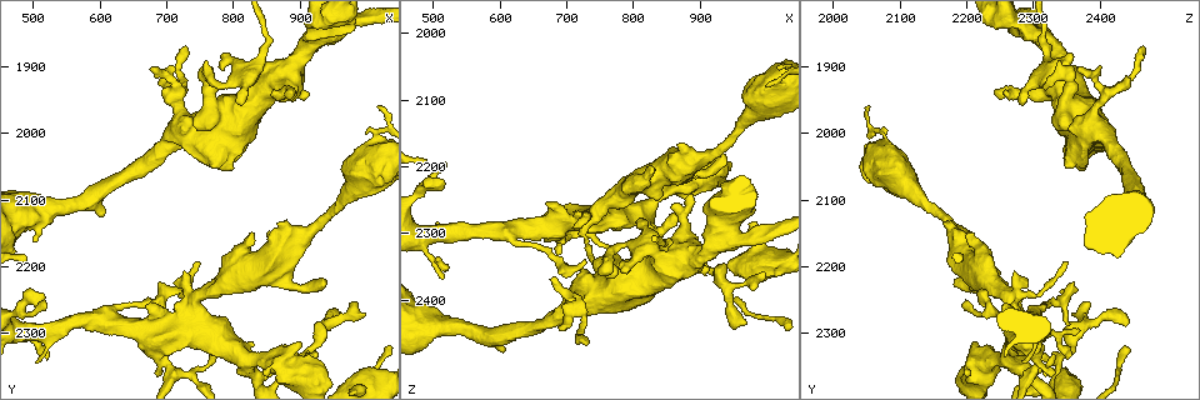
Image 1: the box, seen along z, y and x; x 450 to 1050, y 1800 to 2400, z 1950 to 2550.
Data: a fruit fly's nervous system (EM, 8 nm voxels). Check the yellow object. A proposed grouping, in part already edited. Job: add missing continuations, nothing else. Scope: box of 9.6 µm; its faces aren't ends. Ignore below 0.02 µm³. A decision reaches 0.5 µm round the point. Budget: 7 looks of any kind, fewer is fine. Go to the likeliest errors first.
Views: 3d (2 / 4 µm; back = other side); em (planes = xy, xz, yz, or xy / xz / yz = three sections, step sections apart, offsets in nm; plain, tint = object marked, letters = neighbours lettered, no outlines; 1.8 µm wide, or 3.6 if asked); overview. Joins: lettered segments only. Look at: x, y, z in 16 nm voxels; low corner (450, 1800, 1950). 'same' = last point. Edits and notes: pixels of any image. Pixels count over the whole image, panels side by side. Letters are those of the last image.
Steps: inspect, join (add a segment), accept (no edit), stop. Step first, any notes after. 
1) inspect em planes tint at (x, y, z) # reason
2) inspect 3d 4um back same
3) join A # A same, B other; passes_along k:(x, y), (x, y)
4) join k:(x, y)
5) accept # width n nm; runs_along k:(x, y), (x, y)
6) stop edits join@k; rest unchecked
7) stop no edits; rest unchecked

inspect em 3.6um planes tint at (520, 2245, 2230) # branch stops here

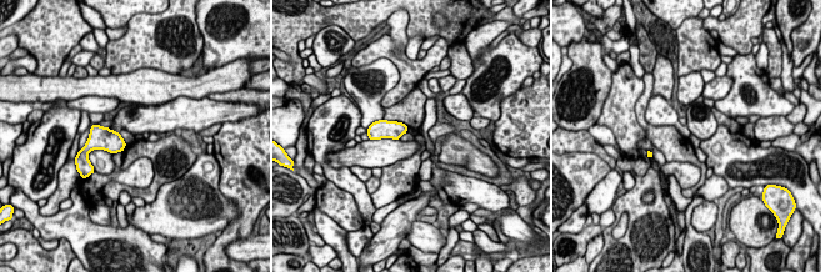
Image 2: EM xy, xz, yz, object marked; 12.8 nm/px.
inspect em 3.6um planes letters same

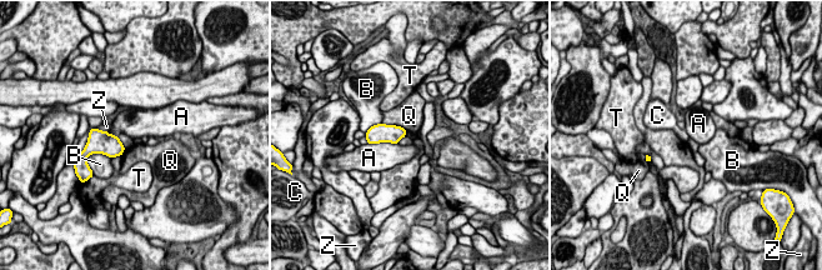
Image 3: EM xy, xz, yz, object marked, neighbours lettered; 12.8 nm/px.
accept # A other, B other, C other, Q other, T other, Z other; none of them fits

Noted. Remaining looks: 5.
inspect em planes letters at (885, 1935, 2245) # free end

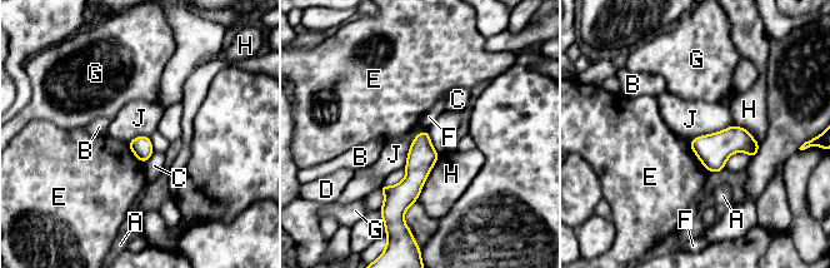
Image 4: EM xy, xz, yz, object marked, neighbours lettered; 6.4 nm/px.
accept # longest_contact H 340 nm; A other, B other, C other, D other, E other, F other, G other, H other, J other; runs_along 4:(424, 133), (401, 211); none of them fits

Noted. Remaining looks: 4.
inspect 3d 4um at (680, 1905, 2365) # branch stops here

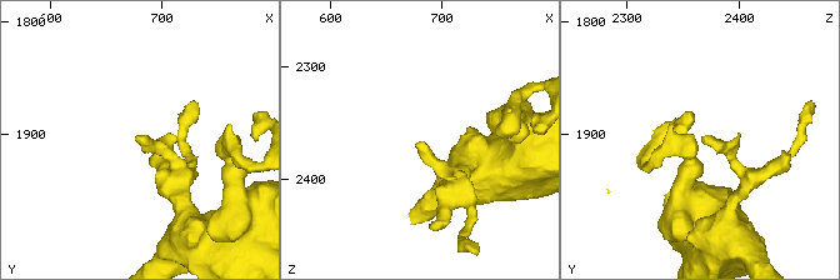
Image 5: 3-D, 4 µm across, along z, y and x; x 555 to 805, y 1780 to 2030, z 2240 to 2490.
inspect em xy step 16 tint at (676, 1902, 2366) # need the tissue

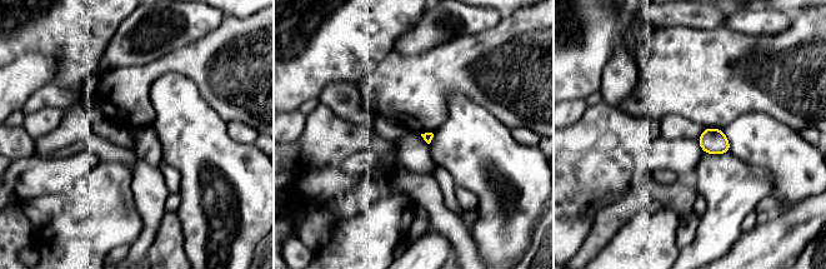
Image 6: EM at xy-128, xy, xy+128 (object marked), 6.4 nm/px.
inspect em xz step 4 letters same # cut it another way

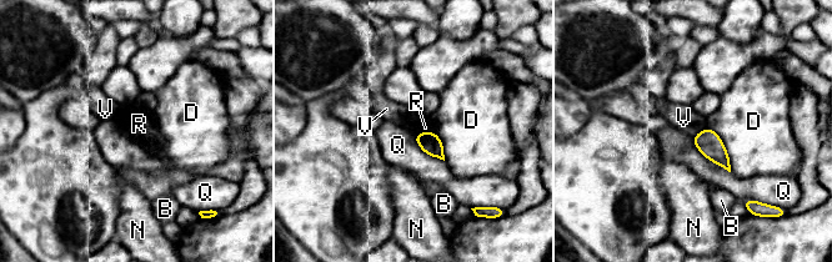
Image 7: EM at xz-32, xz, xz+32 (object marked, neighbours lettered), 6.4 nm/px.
accept # longest_contact Q 340 nm; B other, D other, N other, Q other, R other, V other; no lettered segment goes on from it

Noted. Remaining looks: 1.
stop no edits; rest unchecked

